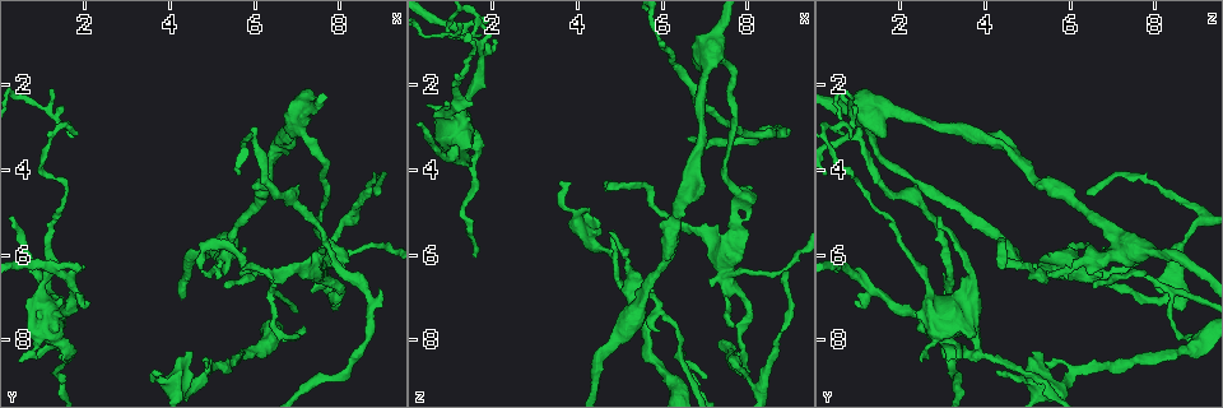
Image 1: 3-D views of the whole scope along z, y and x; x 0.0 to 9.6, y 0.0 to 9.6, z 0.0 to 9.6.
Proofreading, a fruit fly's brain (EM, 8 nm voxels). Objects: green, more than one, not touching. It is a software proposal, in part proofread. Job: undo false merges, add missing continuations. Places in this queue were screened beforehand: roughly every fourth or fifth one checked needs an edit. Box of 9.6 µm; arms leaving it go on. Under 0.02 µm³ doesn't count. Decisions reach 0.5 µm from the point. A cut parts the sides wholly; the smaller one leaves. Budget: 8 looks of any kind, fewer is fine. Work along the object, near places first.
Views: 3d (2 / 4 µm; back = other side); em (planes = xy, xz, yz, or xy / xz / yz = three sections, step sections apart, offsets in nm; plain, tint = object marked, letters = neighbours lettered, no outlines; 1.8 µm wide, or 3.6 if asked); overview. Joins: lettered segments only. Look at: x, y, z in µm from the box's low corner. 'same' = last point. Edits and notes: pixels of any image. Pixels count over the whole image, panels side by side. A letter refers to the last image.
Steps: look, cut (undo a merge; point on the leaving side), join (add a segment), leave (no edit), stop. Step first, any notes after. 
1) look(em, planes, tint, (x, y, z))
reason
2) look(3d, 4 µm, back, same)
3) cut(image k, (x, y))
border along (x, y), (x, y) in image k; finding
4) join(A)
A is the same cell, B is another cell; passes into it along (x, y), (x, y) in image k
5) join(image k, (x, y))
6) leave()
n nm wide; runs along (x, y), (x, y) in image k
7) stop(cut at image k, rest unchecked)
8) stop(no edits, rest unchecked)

look(3d, 4 µm, (1.25, 7.80, 3.10))
sudden change in width

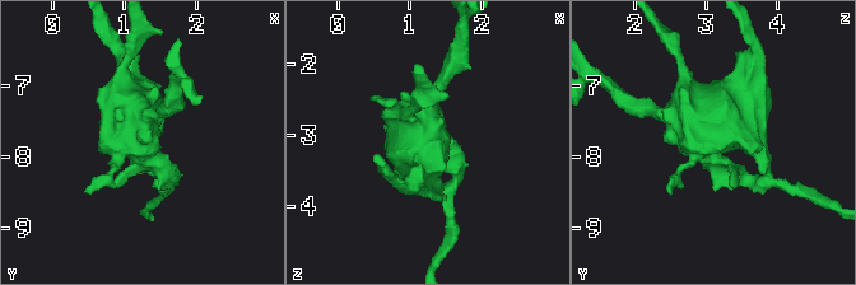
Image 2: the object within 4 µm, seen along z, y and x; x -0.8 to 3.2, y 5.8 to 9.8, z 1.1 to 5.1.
look(em, planes, tint, (1.20, 7.80, 3.05))
now the EM

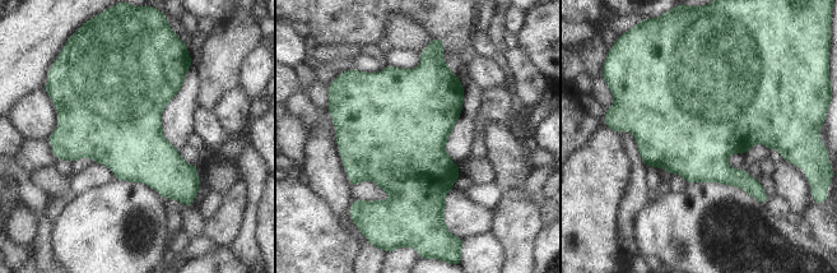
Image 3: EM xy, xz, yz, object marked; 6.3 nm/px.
look(em, planes, letters, same)
see the neighbours

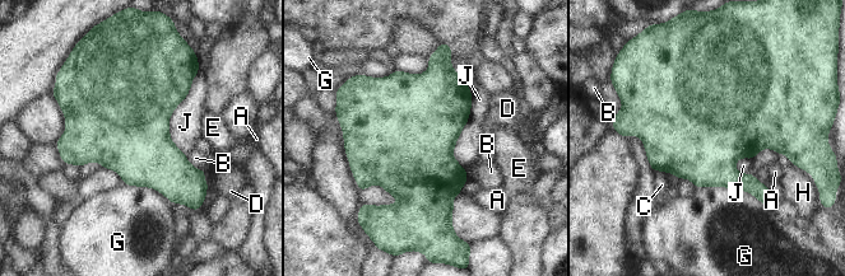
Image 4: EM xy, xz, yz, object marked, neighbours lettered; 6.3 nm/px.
leave()
600 nm wide; A, B, C, D, E, G, H and J are other cells; one neuron here

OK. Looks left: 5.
look(em, planes, letters, (1.65, 2.95, 0.60))
abrupt turn

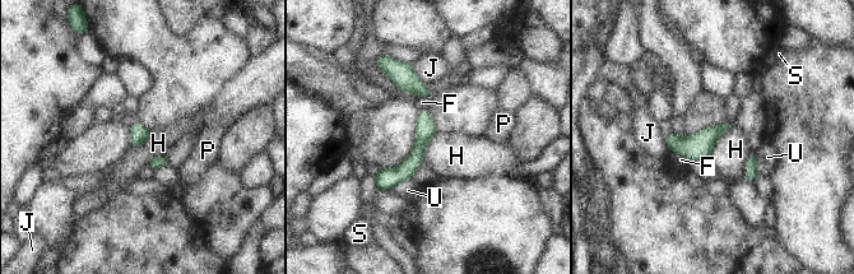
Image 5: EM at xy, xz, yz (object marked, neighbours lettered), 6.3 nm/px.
leave()
H touches over 280 nm; F, H, J, P, S and U are other cells; border along (732, 122), (716, 139), (709, 158) in image 5; one neuron here

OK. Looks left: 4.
look(3d, 2 µm, back, (5.95, 3.25, 0.95))
abrupt turn

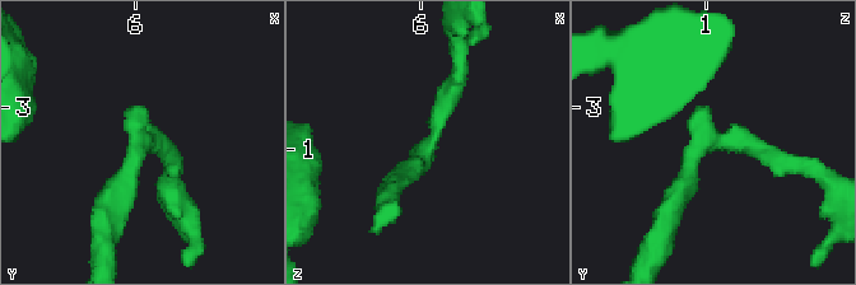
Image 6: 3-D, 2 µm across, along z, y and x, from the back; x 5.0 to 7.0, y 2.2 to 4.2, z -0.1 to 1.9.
look(em, planes, letters, (5.98, 3.24, 1.00))
now the EM

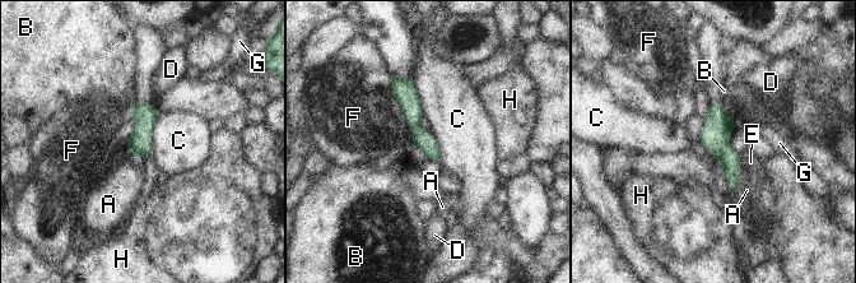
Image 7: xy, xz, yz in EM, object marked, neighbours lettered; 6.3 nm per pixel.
leave()
120 nm wide; A, B, C, D, E, F, G and H are other cells; runs along (395, 82), (436, 158) in image 7; all the same neuron

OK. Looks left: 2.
stop(no edits, rest unchecked)

